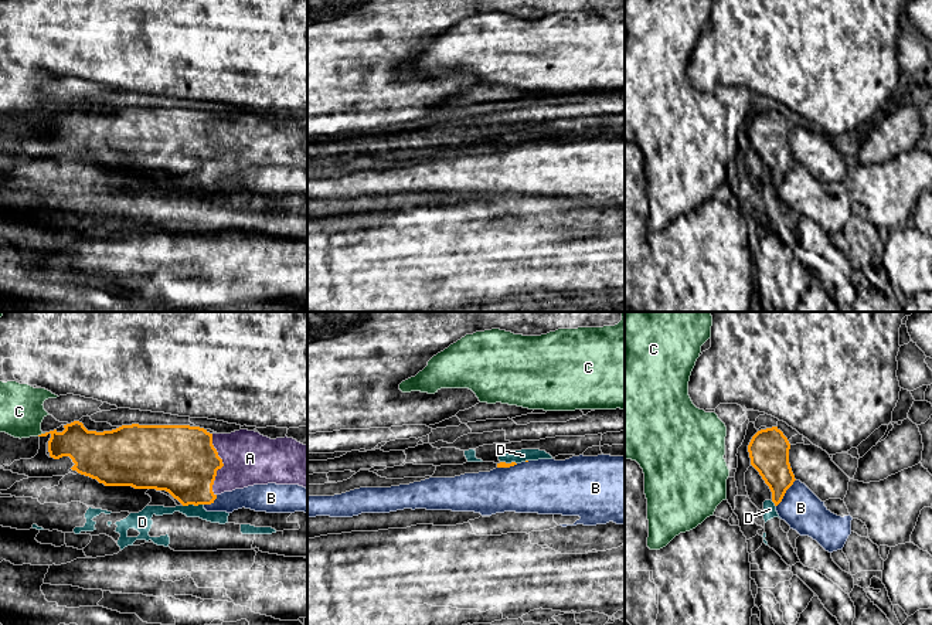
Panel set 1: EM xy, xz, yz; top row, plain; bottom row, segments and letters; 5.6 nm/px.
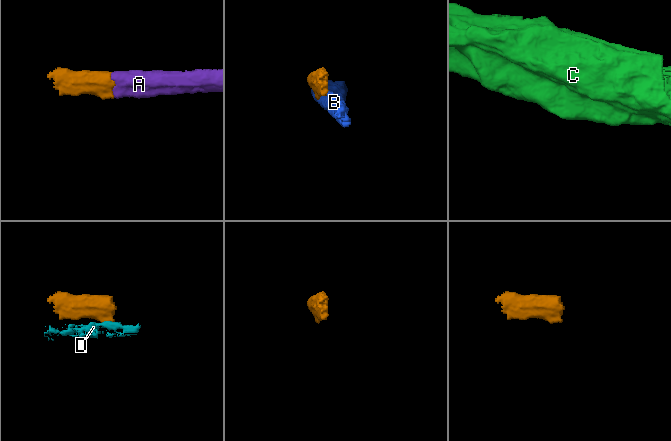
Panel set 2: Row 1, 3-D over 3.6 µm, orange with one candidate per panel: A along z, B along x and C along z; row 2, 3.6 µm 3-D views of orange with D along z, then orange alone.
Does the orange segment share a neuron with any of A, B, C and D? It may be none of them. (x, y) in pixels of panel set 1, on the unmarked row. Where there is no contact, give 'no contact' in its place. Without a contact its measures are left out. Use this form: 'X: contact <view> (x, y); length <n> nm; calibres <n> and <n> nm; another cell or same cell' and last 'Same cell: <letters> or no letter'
A: contact xy (223, 148); length 360 nm; calibres 400 and 300 nm; same cell
B: contact yz (785, 175); length 190 nm; calibres 220 and 220 nm; another cell
C: contact xy (41, 116); length 60 nm; calibres 190 and 260 nm; another cell
D: contact xy (193, 186); length 120 nm; calibres 380 and 70 nm; another cell
Same cell: A

